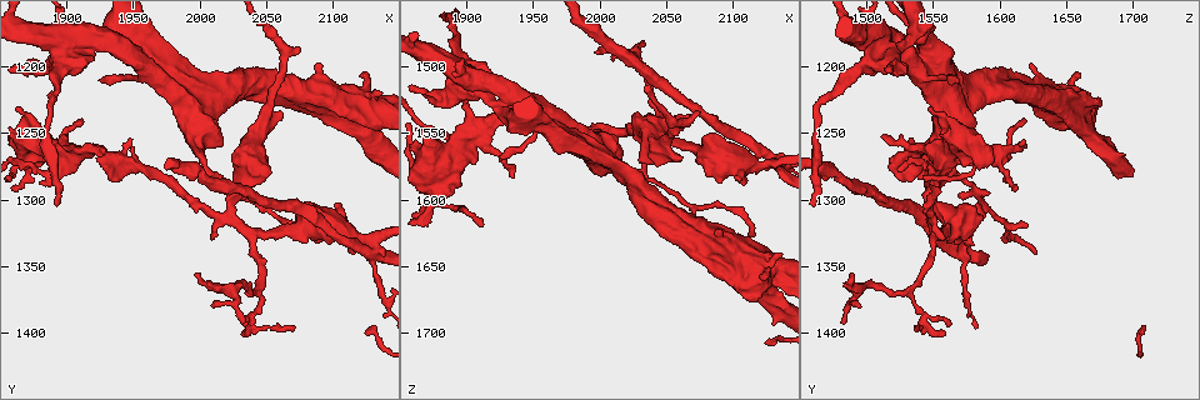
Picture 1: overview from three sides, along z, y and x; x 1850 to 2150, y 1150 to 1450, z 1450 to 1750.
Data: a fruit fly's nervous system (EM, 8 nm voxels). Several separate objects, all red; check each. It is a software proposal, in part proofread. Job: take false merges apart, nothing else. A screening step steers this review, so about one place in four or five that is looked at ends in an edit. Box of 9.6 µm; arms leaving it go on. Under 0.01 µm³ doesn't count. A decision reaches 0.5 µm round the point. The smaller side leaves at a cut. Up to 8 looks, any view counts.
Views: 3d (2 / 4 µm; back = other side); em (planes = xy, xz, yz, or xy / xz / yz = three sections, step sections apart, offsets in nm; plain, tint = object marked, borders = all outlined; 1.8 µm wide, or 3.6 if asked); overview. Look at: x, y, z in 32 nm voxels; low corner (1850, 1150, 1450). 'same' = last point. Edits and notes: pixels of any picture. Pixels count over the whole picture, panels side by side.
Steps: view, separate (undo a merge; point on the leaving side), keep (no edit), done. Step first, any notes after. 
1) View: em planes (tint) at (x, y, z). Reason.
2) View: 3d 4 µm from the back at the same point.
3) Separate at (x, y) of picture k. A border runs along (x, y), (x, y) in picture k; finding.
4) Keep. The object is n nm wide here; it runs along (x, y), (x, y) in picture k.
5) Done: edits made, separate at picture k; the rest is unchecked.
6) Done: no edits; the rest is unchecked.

View: 3d 2 µm from the back at (2130, 1340, 1574). Four-way junction.

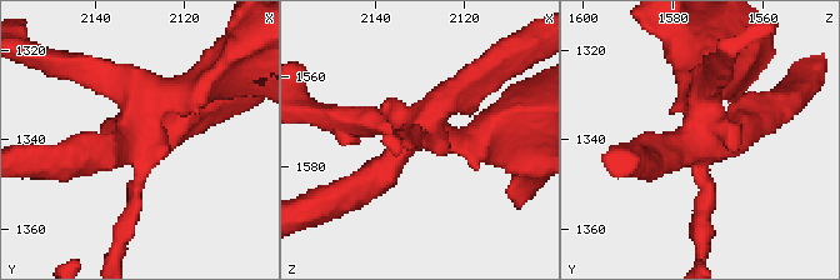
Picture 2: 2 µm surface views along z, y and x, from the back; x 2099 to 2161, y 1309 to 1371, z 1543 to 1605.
View: em planes (borders) at (2130, 1338, 1572). 4 arms meet here; now the EM.

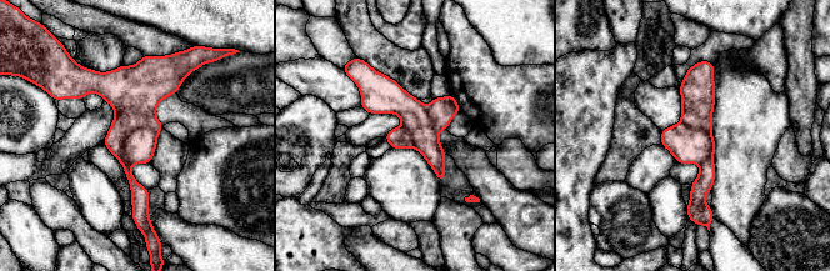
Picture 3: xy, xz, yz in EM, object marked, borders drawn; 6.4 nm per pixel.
Separate at (139, 146) of picture 3. The part that leaves runs along (368, 75), (420, 126), (441, 176) in picture 3; a second neuron is stuck on.

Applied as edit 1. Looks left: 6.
View: overview.

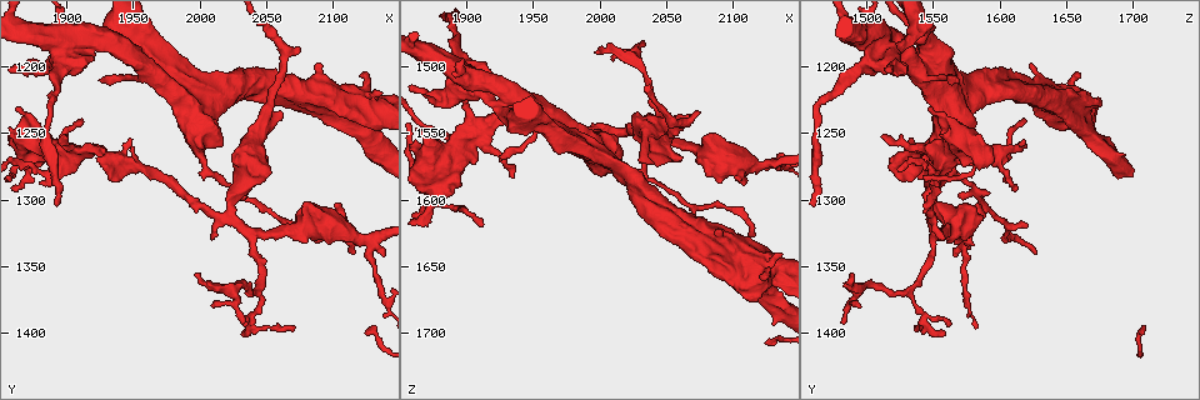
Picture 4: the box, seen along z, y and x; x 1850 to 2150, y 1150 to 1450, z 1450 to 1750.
View: em planes (tint) at (2012, 1222, 1576). Three-way junction.

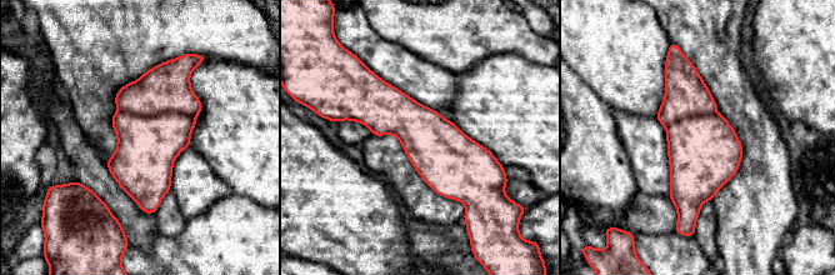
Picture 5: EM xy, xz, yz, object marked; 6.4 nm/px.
Separate at (165, 88) of picture 5. A border runs along (119, 109), (138, 115), (194, 116) in picture 5; two neurons meet here.

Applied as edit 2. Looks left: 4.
View: em xy step 4 (tint) at (1916, 1262, 1544). Small branch off a trunk.

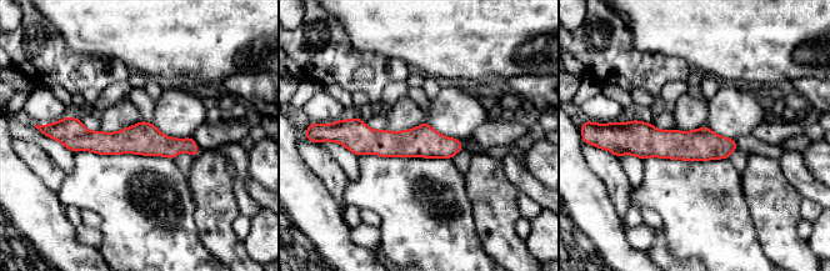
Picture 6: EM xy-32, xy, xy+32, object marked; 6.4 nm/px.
Keep. The object is 200 nm wide here; it runs along (64, 133), (195, 150) in picture 6; continuous, no second neuron.

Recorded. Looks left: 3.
Done: edits made, separate at picture 3, separate at picture 5; the rest is unchecked.

